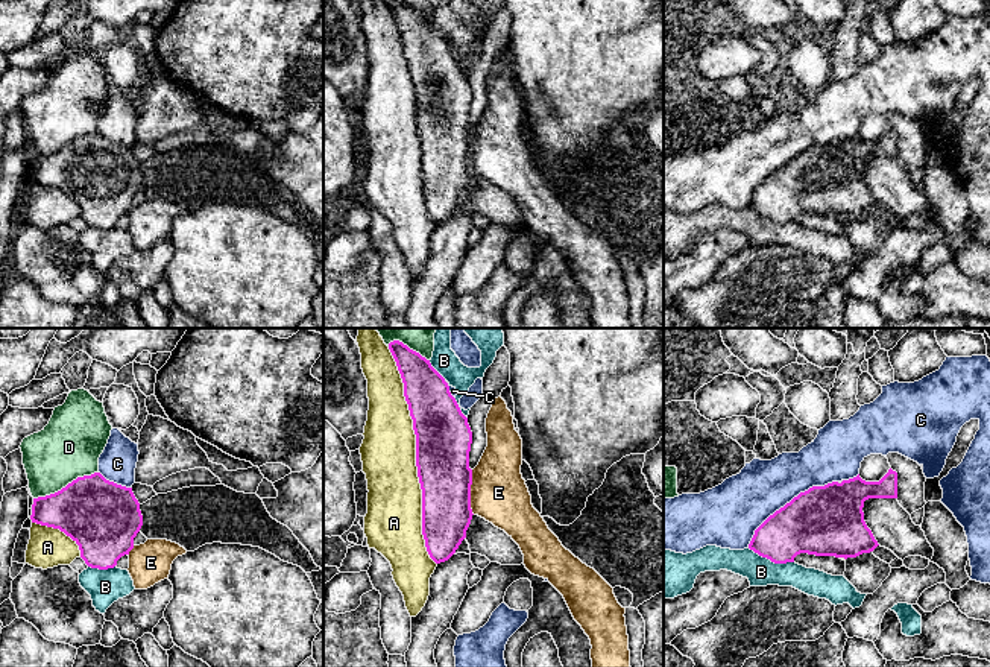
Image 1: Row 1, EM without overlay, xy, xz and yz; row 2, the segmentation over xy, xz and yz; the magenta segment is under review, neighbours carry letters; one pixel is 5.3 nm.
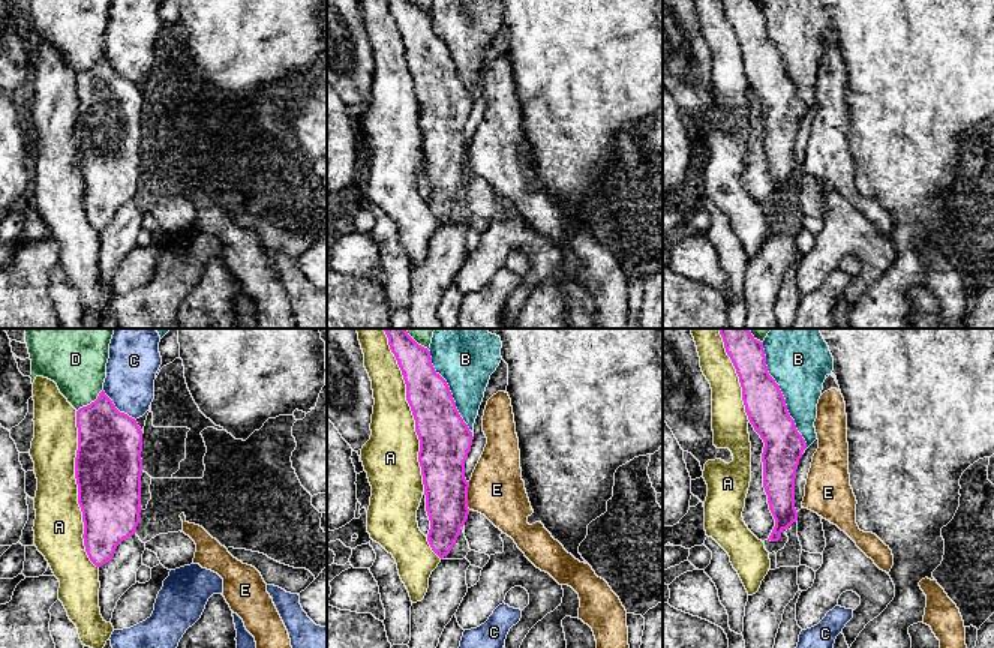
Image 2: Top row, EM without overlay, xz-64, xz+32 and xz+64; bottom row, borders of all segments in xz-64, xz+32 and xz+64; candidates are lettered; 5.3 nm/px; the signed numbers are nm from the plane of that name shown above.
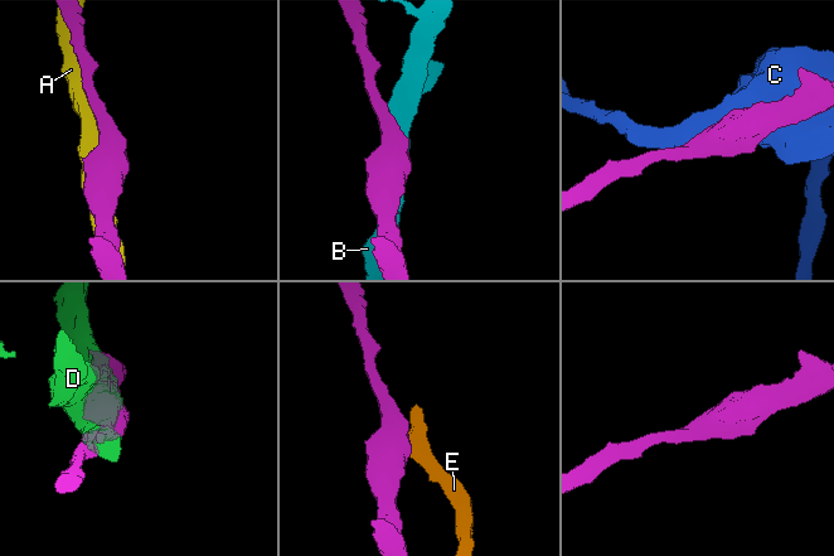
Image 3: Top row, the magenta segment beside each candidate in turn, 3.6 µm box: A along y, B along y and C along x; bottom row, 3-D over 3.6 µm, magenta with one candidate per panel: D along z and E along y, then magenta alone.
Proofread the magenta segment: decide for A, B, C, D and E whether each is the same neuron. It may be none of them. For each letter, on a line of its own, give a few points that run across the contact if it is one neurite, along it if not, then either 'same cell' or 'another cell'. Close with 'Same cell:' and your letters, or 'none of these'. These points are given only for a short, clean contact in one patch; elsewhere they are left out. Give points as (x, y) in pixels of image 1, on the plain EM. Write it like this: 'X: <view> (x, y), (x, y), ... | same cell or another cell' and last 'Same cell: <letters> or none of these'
A: another cell
B: another cell
C: another cell
D: another cell
E: xz (471, 129), (471, 170), (474, 173) | another cell
Same cell: none of these

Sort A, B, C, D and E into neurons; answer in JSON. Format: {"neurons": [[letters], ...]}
{"neurons": [["A"], ["B"], ["C"], ["D"], ["E"]]}

